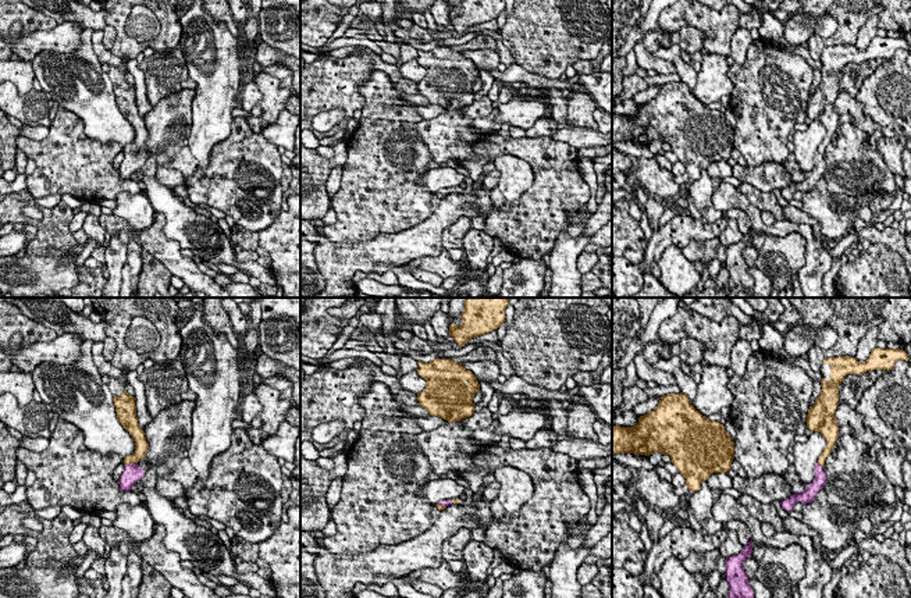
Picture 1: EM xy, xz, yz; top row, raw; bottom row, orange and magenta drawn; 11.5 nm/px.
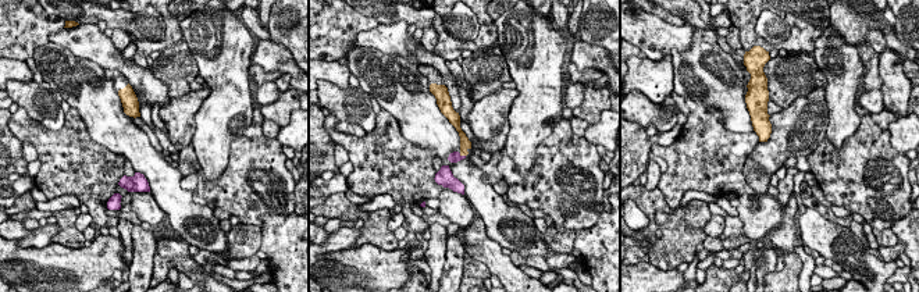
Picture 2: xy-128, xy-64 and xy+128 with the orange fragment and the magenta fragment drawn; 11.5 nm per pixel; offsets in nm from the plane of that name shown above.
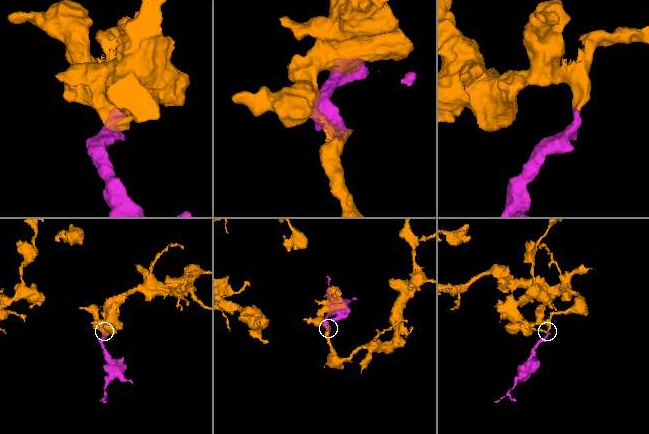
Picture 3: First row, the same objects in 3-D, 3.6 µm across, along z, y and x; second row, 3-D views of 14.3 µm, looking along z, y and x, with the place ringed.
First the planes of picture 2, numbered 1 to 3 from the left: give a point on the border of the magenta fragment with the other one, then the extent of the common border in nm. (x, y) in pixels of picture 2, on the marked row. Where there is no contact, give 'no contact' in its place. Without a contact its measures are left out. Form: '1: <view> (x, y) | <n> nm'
1: no contact
2: xy-64 (462, 155) | 90 nm
3: no contact

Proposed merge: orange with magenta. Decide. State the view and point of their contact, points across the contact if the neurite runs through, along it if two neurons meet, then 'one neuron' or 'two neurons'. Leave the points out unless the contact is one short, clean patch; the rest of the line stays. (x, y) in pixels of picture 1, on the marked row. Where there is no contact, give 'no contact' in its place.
contact xy (131, 463); way xy (141, 449), (131, 463), (132, 473); one neuron

